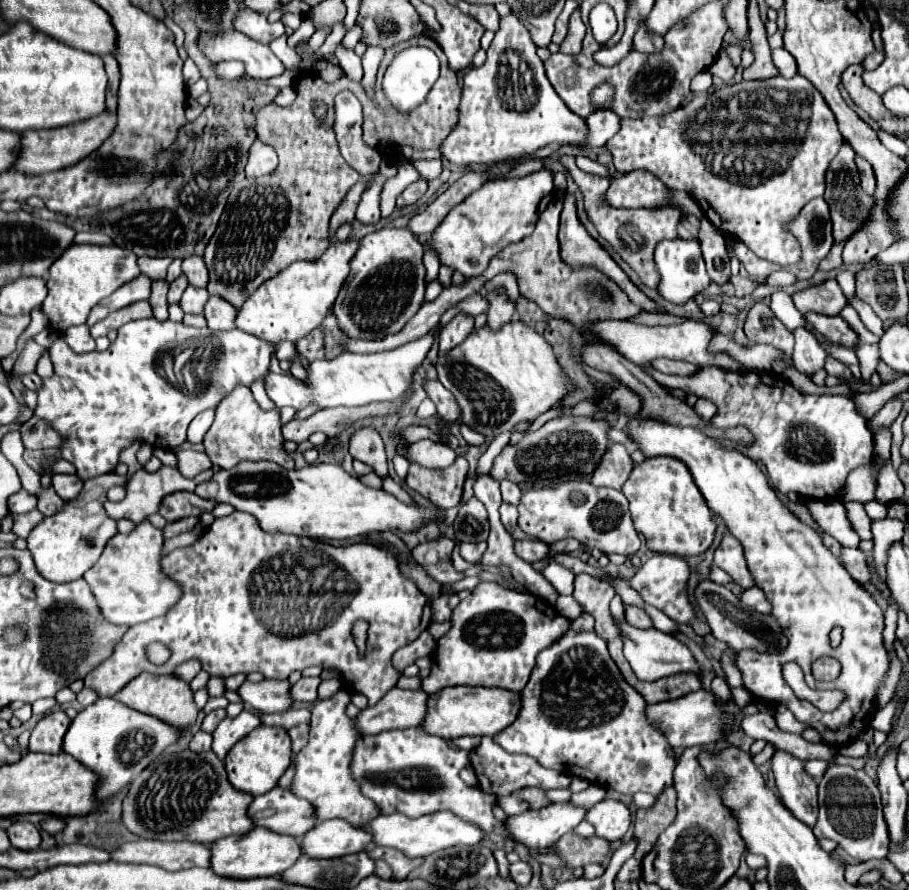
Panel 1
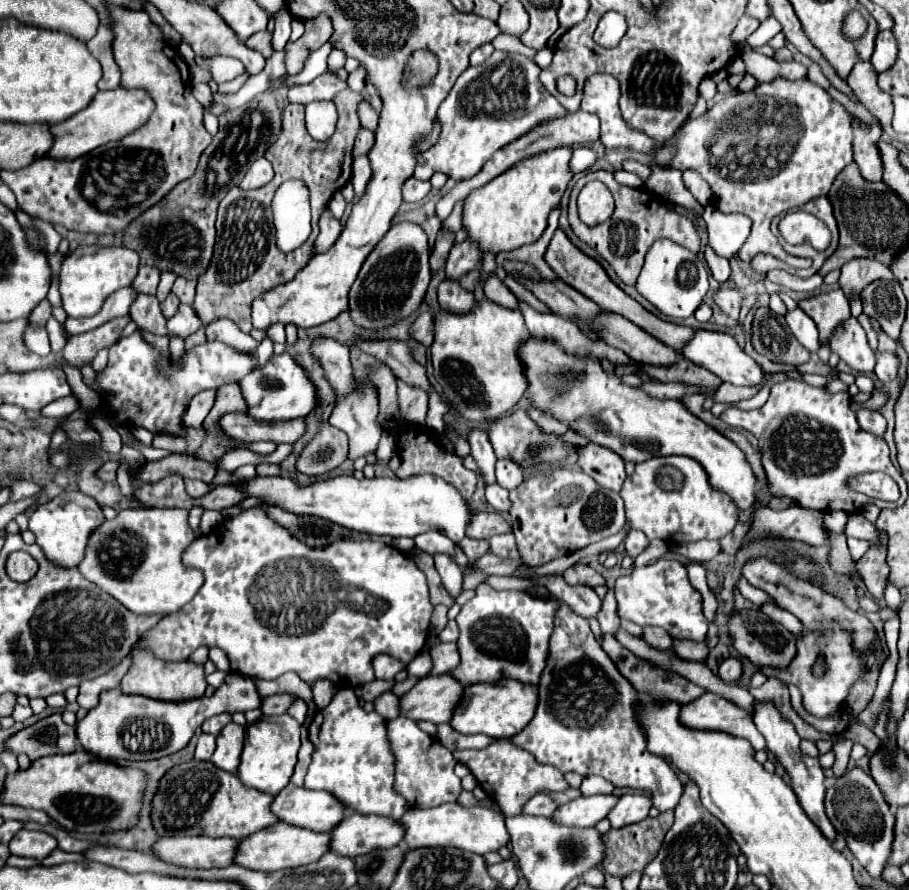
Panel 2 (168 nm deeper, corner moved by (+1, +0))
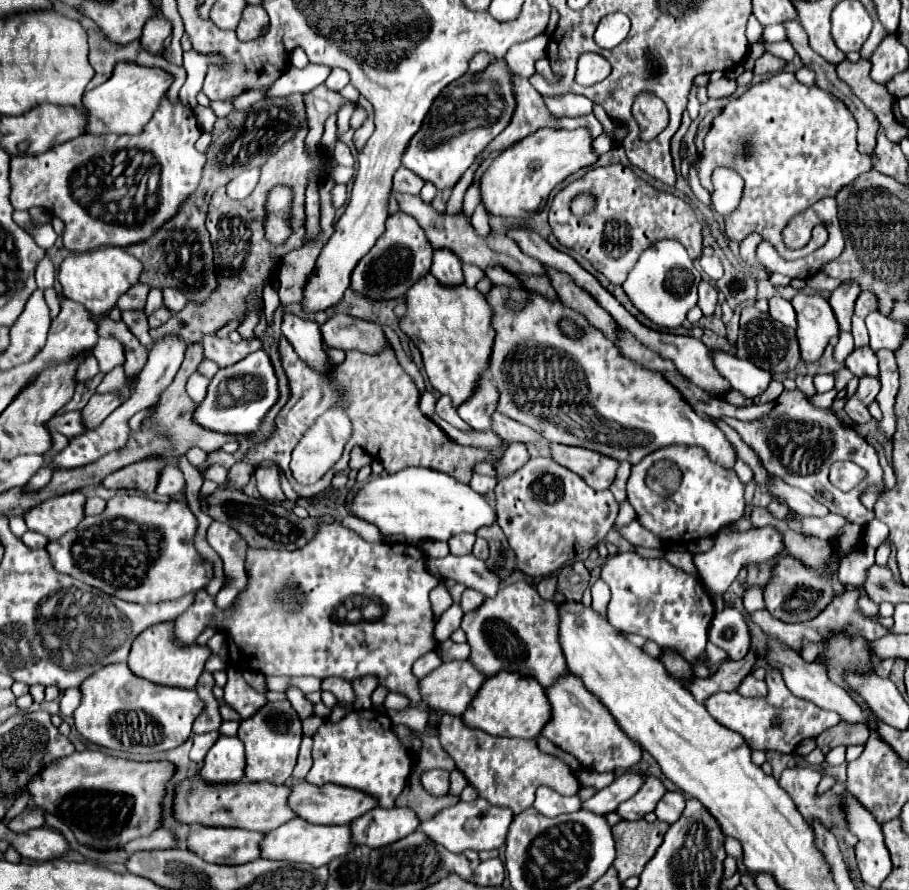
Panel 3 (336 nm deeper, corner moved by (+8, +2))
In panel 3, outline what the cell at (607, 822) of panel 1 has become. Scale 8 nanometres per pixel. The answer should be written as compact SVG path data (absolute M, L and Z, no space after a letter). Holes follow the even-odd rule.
M650 776L646 784L630 800L620 804L616 812L624 820L640 820L646 812L654 812L656 804L662 800L664 794L666 794L666 786L662 784L662 780L656 776Z

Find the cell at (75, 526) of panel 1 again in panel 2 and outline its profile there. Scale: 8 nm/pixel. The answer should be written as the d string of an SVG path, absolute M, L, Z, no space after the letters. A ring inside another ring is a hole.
M63 492L35 508L29 518L29 530L35 534L35 544L43 550L45 558L61 568L77 568L85 556L91 534L105 522L101 504L83 492Z

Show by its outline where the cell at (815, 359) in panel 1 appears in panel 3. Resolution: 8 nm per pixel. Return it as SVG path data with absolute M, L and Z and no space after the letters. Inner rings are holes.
M774 296L768 300L768 312L772 314L772 318L776 318L778 322L782 322L784 326L796 328L796 312L792 308L792 304L780 296Z

